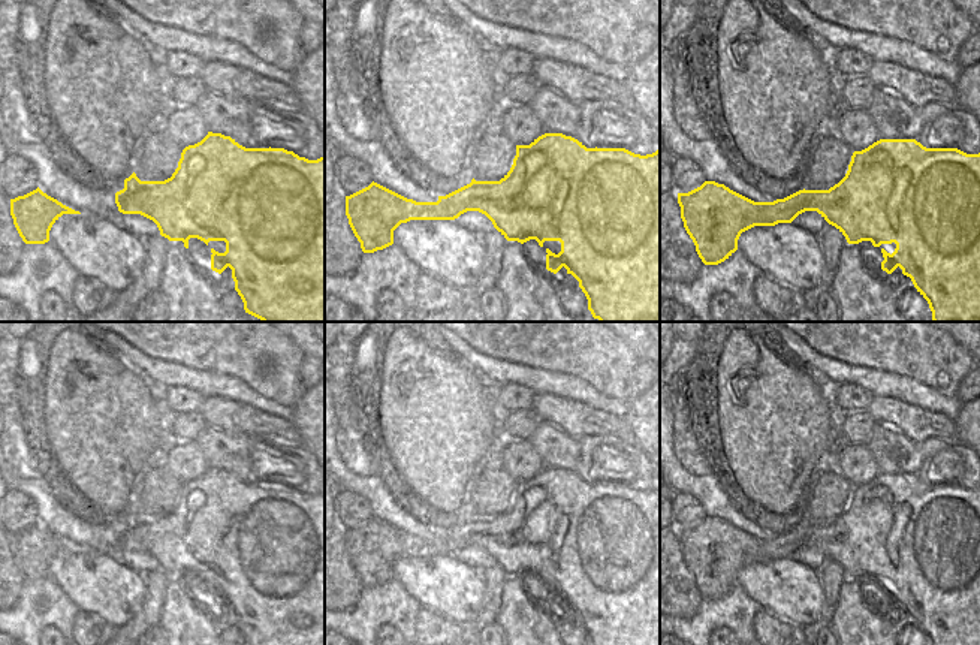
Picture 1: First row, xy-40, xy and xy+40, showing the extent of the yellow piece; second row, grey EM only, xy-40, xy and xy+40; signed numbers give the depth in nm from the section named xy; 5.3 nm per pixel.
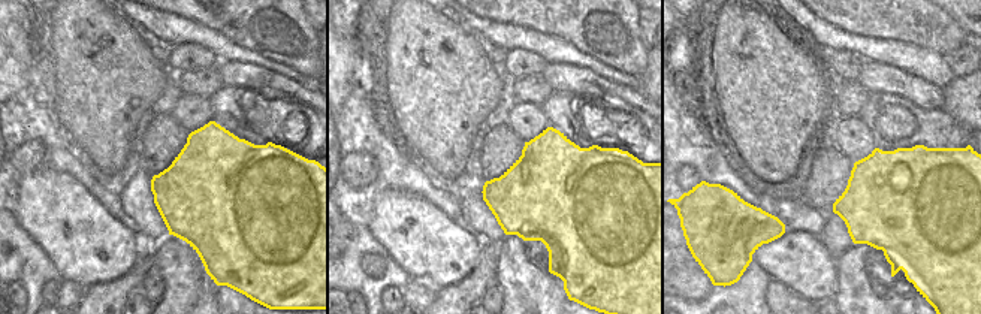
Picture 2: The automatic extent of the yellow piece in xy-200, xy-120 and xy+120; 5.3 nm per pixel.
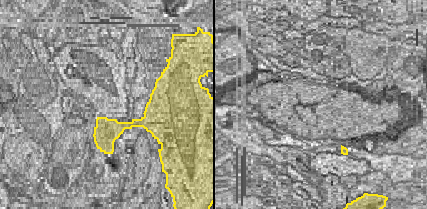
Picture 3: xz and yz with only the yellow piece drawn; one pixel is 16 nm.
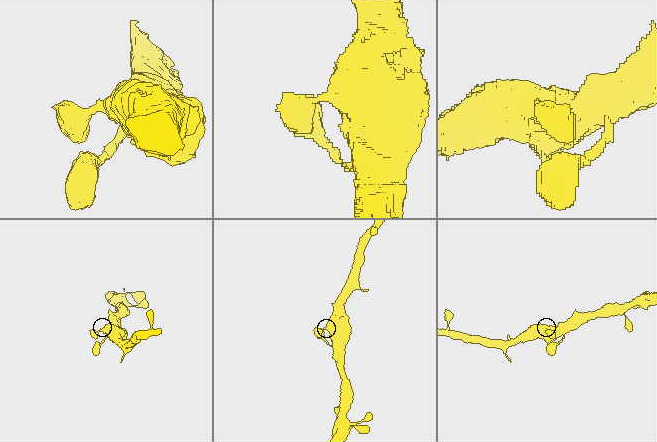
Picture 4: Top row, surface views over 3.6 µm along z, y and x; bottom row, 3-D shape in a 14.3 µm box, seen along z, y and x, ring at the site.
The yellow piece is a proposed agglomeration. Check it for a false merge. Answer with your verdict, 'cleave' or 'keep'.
keep

